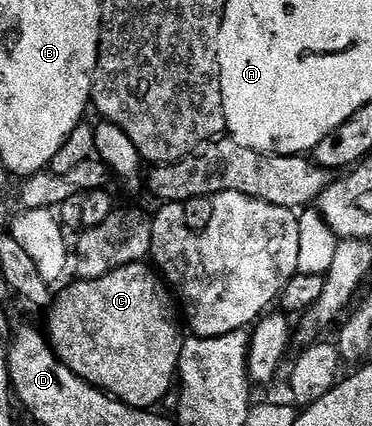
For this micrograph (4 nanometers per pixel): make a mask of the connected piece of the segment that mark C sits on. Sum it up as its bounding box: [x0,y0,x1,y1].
[46,262,186,410]

